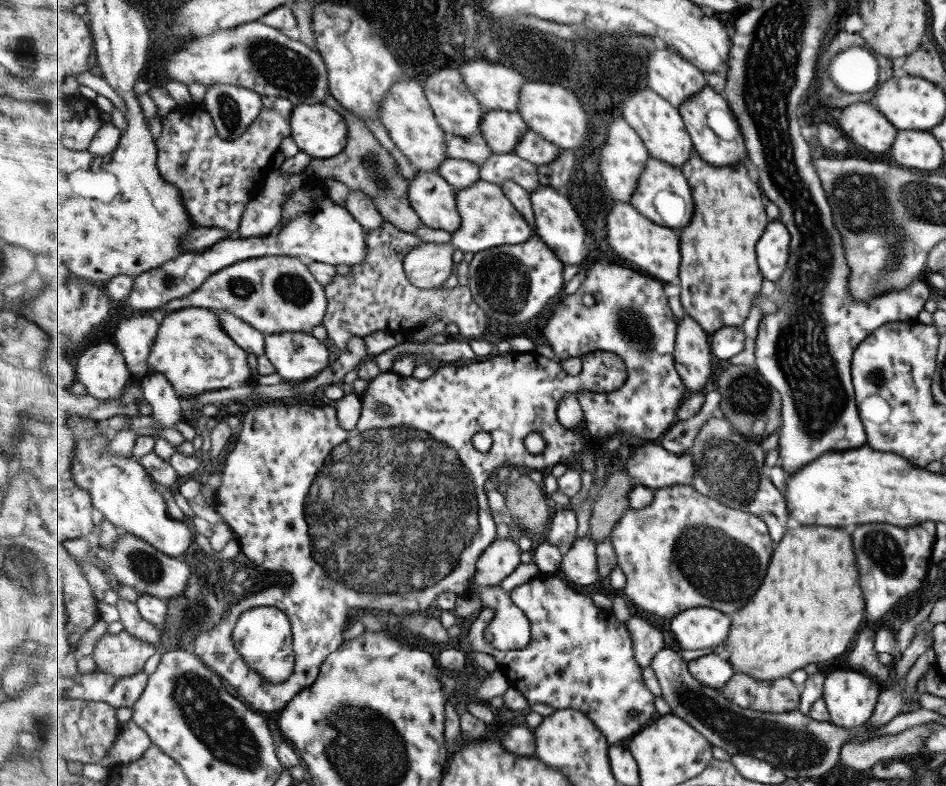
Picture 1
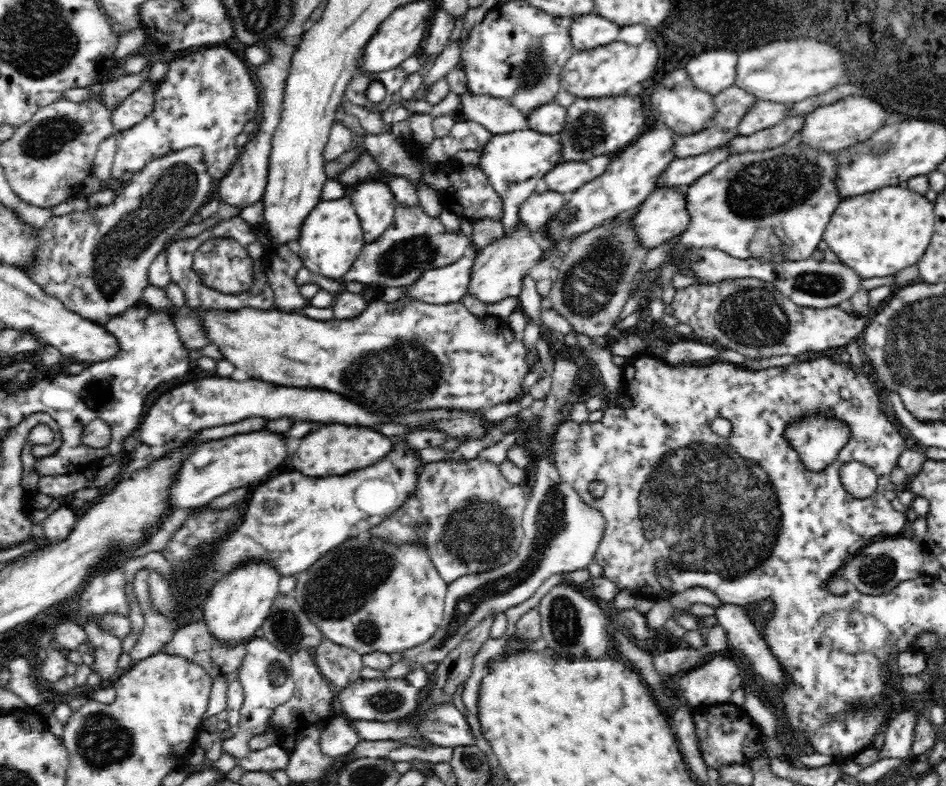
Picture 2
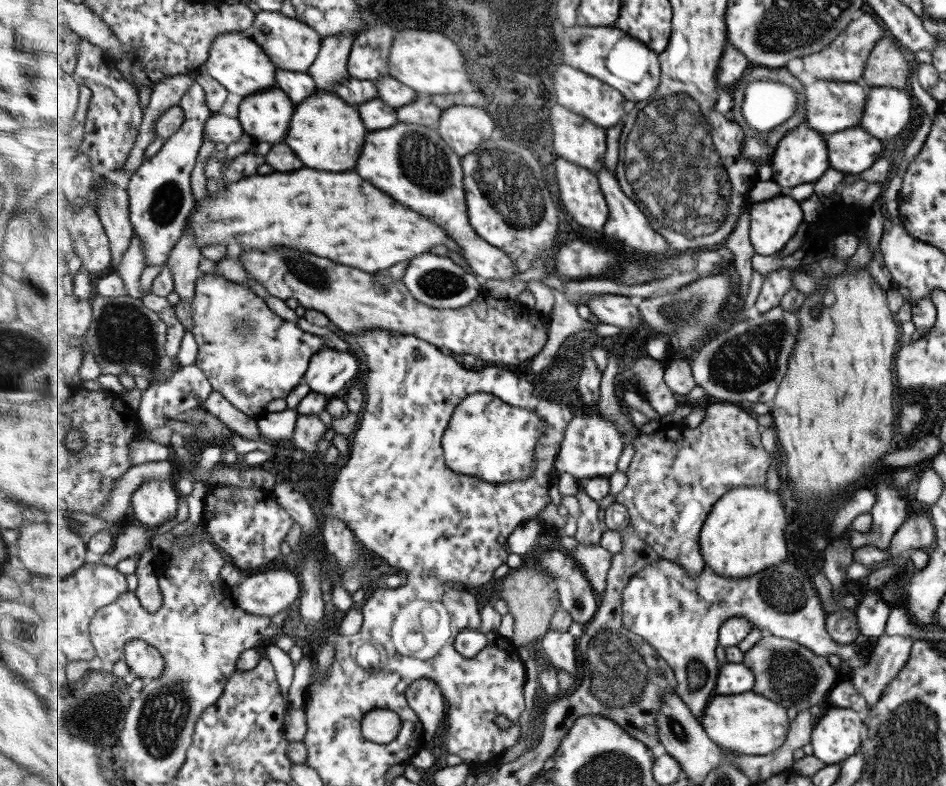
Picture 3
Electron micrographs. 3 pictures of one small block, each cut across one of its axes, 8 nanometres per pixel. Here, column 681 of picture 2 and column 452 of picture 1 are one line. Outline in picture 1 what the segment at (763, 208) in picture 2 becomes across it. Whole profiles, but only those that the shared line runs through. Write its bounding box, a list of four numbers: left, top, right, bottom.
[451,180,537,252]

